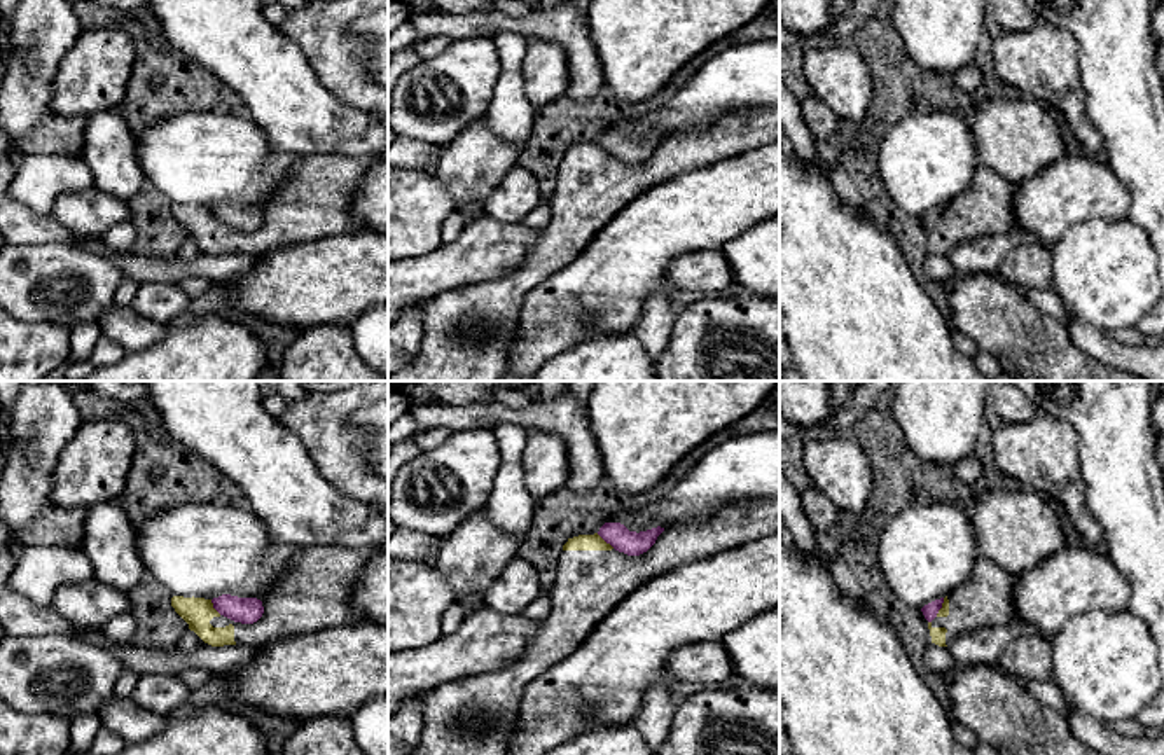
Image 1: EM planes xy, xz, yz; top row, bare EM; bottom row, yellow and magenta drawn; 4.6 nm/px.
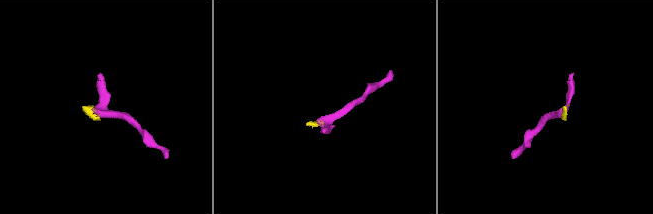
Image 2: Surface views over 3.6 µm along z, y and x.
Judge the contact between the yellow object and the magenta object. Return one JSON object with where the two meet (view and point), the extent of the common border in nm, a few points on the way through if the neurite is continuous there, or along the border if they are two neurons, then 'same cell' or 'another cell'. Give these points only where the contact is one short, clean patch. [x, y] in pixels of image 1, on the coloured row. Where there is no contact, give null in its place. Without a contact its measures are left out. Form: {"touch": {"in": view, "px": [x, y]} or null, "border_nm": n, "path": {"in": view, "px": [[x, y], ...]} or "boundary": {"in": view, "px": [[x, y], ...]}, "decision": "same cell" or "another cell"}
{"touch": {"in": "xz", "px": [603, 540]}, "border_nm": 110, "boundary": {"in": "xz", "px": [[596, 533], [614, 547]]}, "decision": "another cell"}

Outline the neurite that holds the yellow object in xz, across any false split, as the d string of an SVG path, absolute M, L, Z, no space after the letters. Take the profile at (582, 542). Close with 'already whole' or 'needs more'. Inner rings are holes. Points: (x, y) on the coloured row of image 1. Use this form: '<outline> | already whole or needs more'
M750 498L713 510L701 523L664 530L640 556L615 551L598 533L568 538L558 561L552 589L547 592L551 612L538 620L538 631L530 645L503 668L454 680L426 694L421 738L407 755L505 755L503 739L519 711L524 689L579 648L626 596L676 566L774 533L779 533L779 498Z | needs more

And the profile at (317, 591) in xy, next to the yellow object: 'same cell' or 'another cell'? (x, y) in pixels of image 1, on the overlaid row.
same cell

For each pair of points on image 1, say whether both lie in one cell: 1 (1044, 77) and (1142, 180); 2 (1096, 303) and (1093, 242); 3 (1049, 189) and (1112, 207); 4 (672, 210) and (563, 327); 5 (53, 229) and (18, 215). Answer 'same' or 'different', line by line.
1: different
2: same
3: same
4: same
5: same

